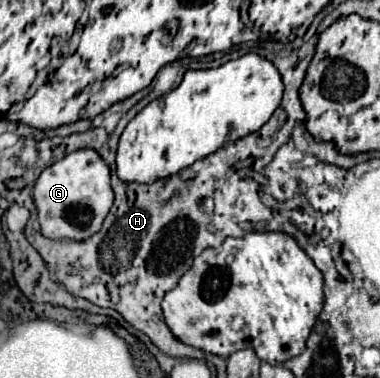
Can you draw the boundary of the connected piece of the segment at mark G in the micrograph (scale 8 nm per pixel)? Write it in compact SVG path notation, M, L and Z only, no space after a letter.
M79 149L61 161L43 169L33 187L33 201L41 233L49 239L83 241L101 229L113 205L113 189L109 183L109 167L95 149Z

